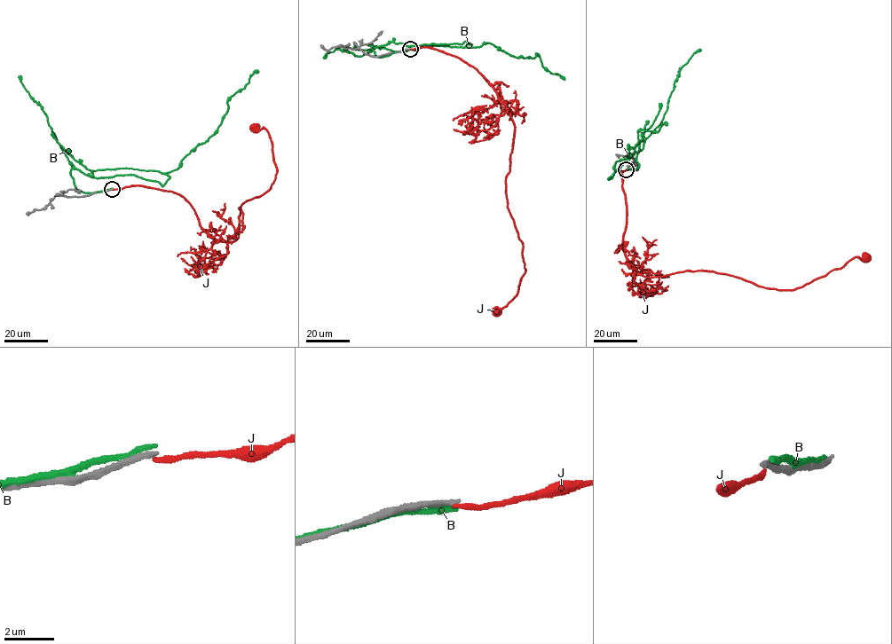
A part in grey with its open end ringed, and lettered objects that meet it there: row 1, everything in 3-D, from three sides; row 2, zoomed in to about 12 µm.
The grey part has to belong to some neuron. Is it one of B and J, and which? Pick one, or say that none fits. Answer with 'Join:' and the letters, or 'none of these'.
Join: none of these

